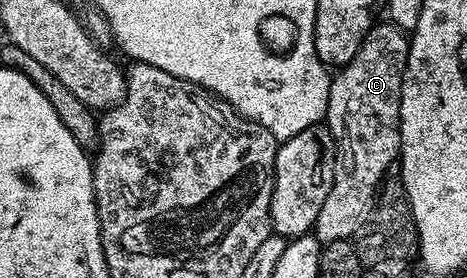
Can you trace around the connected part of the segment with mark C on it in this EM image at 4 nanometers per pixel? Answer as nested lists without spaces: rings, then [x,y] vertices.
[[[376,23],[365,35],[355,58],[342,66],[331,78],[325,124],[335,137],[335,178],[329,191],[329,199],[325,199],[325,204],[321,206],[321,215],[317,215],[313,230],[314,237],[321,243],[354,238],[360,223],[371,215],[375,195],[381,182],[388,176],[387,168],[396,164],[399,155],[401,87],[410,46],[408,34],[404,30],[390,23]]]

